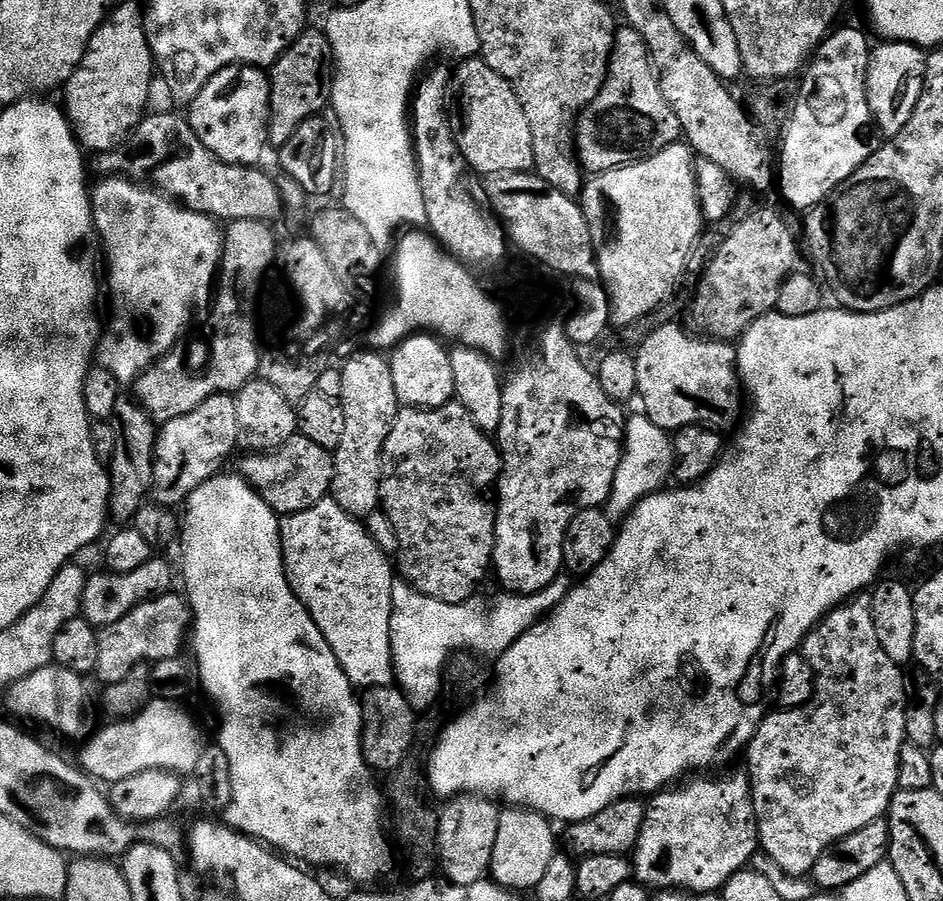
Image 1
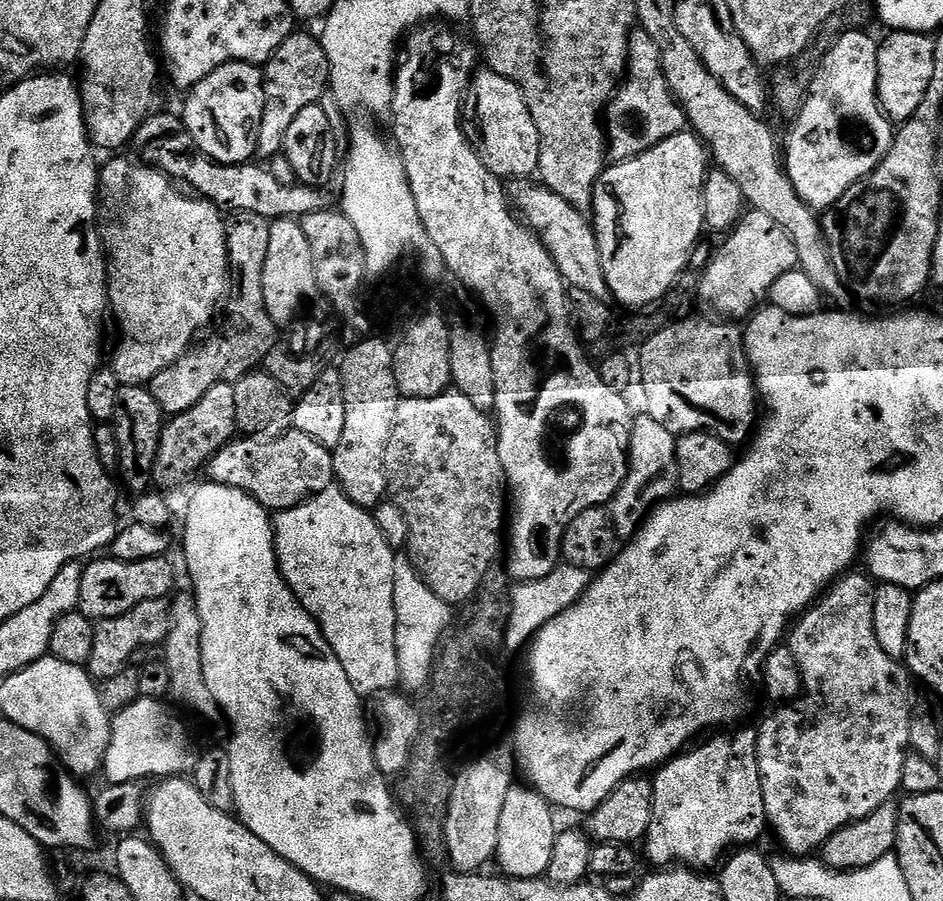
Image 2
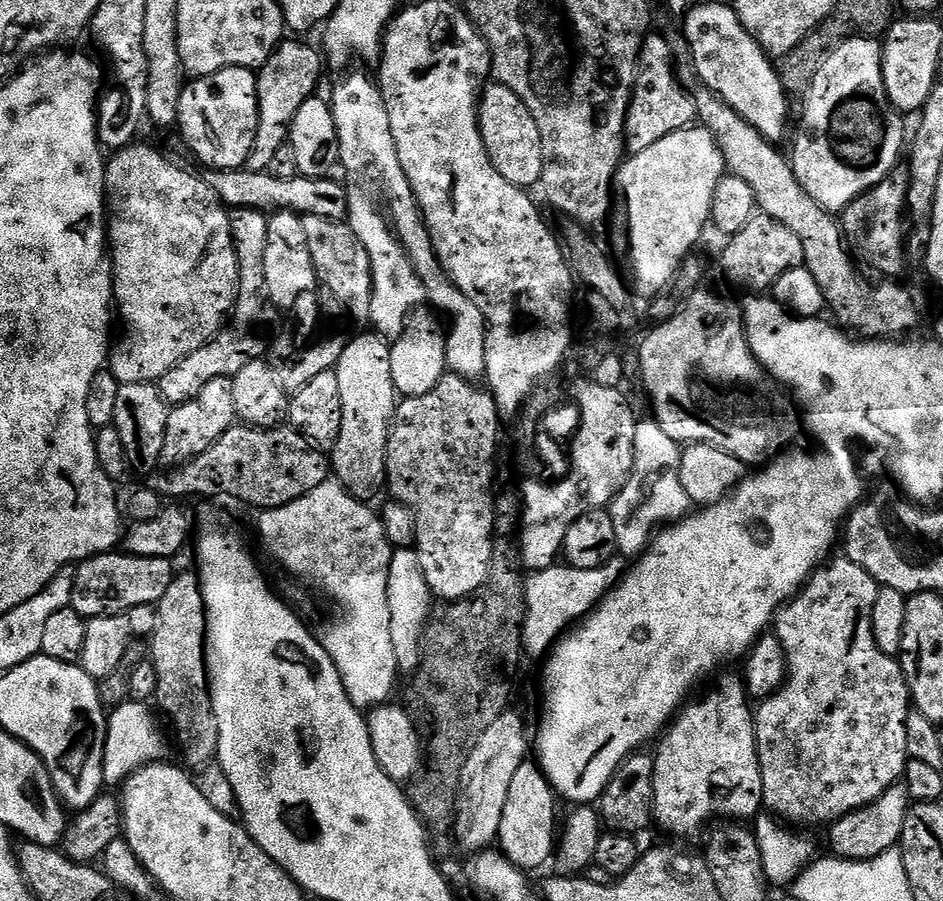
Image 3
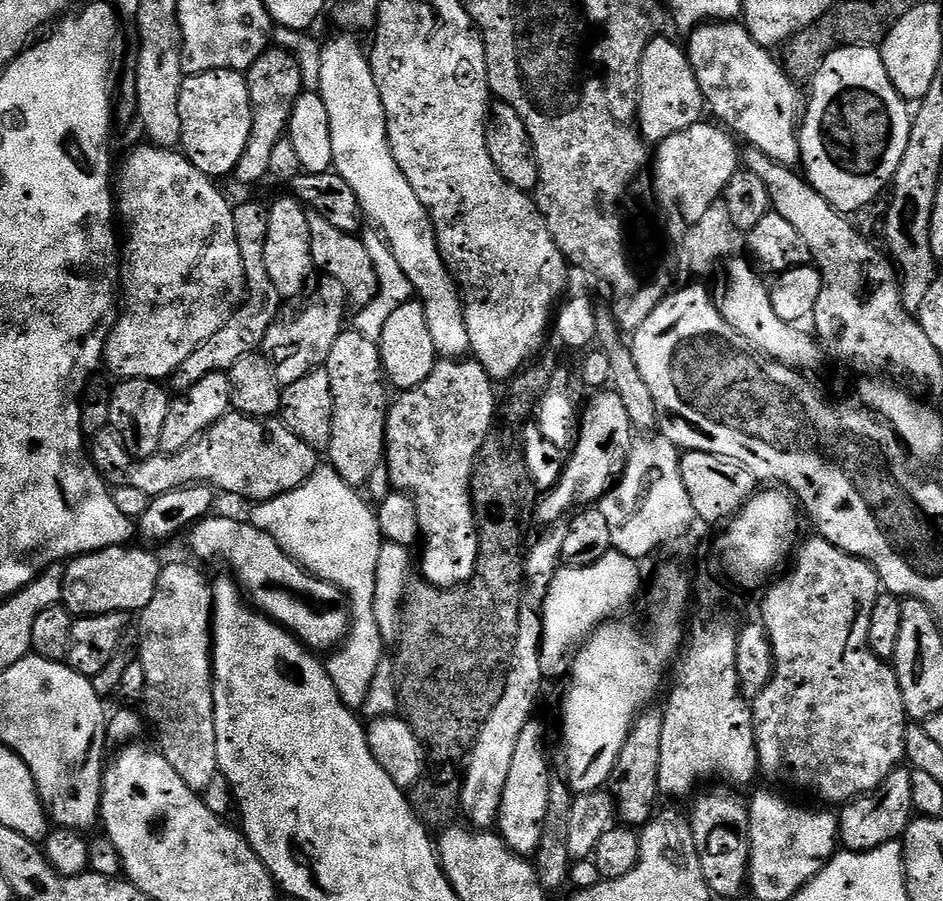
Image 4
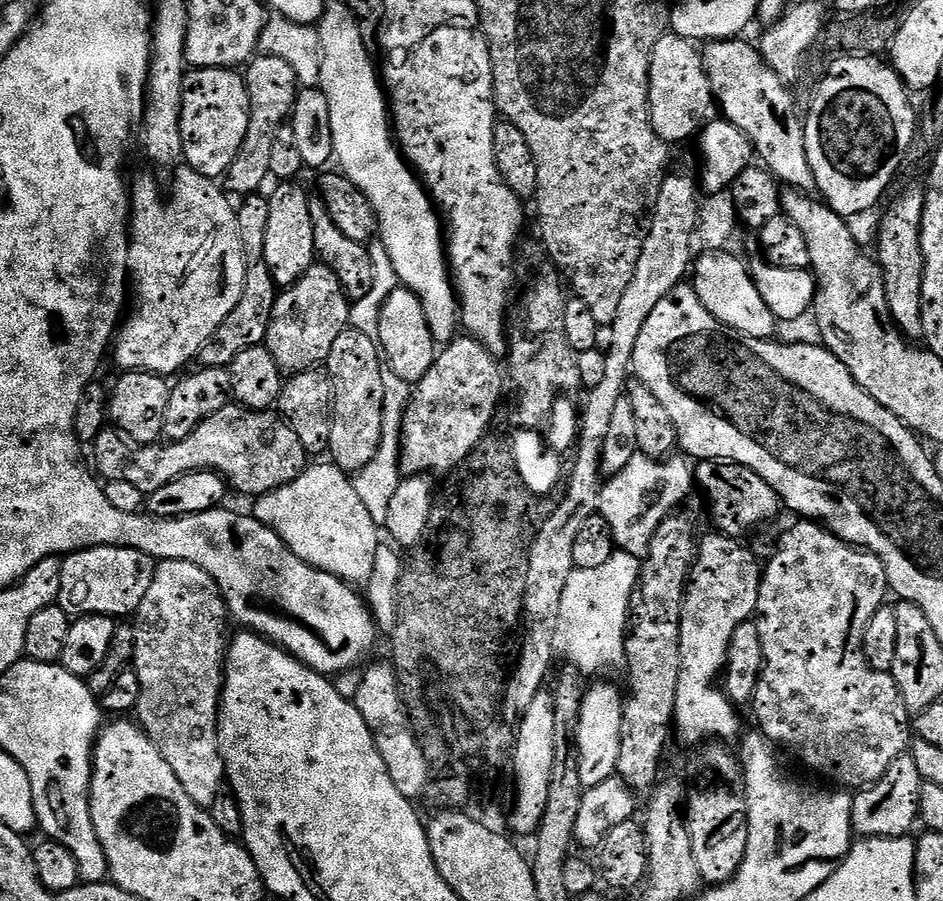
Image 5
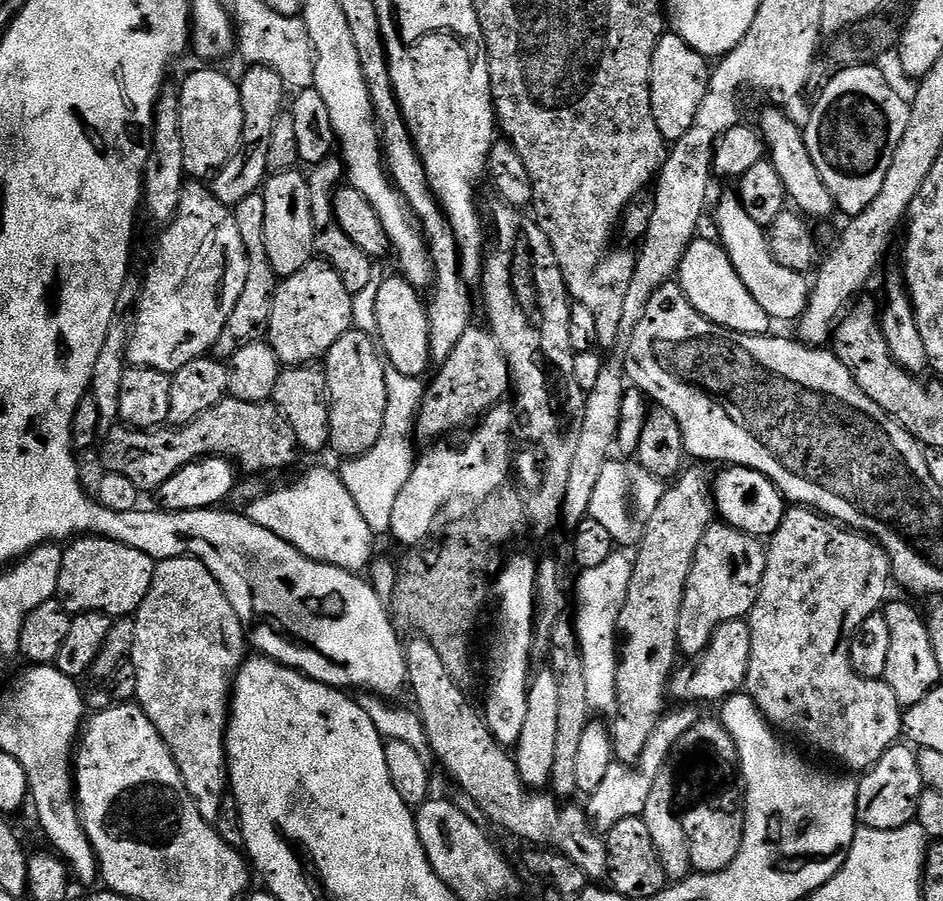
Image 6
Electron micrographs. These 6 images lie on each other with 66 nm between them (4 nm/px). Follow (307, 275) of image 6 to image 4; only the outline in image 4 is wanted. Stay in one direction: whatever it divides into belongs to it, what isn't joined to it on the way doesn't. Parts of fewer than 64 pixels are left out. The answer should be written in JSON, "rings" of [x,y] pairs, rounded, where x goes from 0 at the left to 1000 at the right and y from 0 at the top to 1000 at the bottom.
{"rings":[[[343,313],[333,324],[329,337],[317,349],[305,366],[303,382],[295,384],[287,394],[292,417],[298,430],[305,430],[324,415],[347,405],[350,390],[365,367],[365,351],[369,345],[368,329],[361,315]]]}

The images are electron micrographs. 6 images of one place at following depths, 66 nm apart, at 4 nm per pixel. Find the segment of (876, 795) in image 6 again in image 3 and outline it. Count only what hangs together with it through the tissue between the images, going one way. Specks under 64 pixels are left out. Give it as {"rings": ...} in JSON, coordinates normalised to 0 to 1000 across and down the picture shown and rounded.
{"rings":[[[951,868],[927,890],[923,890],[909,901],[897,903],[892,910],[885,910],[877,920],[878,941],[888,954],[922,954],[931,952],[931,948],[947,945],[957,930],[961,917],[961,903],[965,896],[963,877],[958,869]]]}

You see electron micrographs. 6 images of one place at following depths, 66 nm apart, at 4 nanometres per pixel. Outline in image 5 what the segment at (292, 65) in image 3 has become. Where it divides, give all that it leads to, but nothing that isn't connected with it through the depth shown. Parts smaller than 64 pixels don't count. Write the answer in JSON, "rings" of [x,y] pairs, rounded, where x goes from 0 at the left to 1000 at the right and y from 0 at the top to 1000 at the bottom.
{"rings":[[[276,60],[262,72],[261,92],[263,108],[265,109],[265,140],[259,154],[257,166],[252,166],[252,175],[244,184],[241,195],[236,196],[235,204],[247,219],[262,220],[277,212],[276,208],[284,200],[284,190],[288,186],[288,159],[297,147],[297,141],[302,141],[303,134],[309,130],[310,119],[314,115],[316,92],[311,73],[297,63]]]}

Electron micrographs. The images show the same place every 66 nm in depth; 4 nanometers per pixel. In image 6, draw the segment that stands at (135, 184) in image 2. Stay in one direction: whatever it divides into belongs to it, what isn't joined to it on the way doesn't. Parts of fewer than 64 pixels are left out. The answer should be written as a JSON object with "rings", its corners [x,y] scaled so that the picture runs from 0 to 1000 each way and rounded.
{"rings":[[[212,202],[196,203],[191,216],[191,231],[187,241],[176,250],[165,271],[161,294],[151,306],[148,332],[142,343],[142,371],[136,375],[135,403],[142,408],[162,408],[179,415],[188,413],[197,402],[224,392],[252,335],[257,317],[261,317],[263,283],[252,260],[250,236],[231,220],[224,208]]]}

